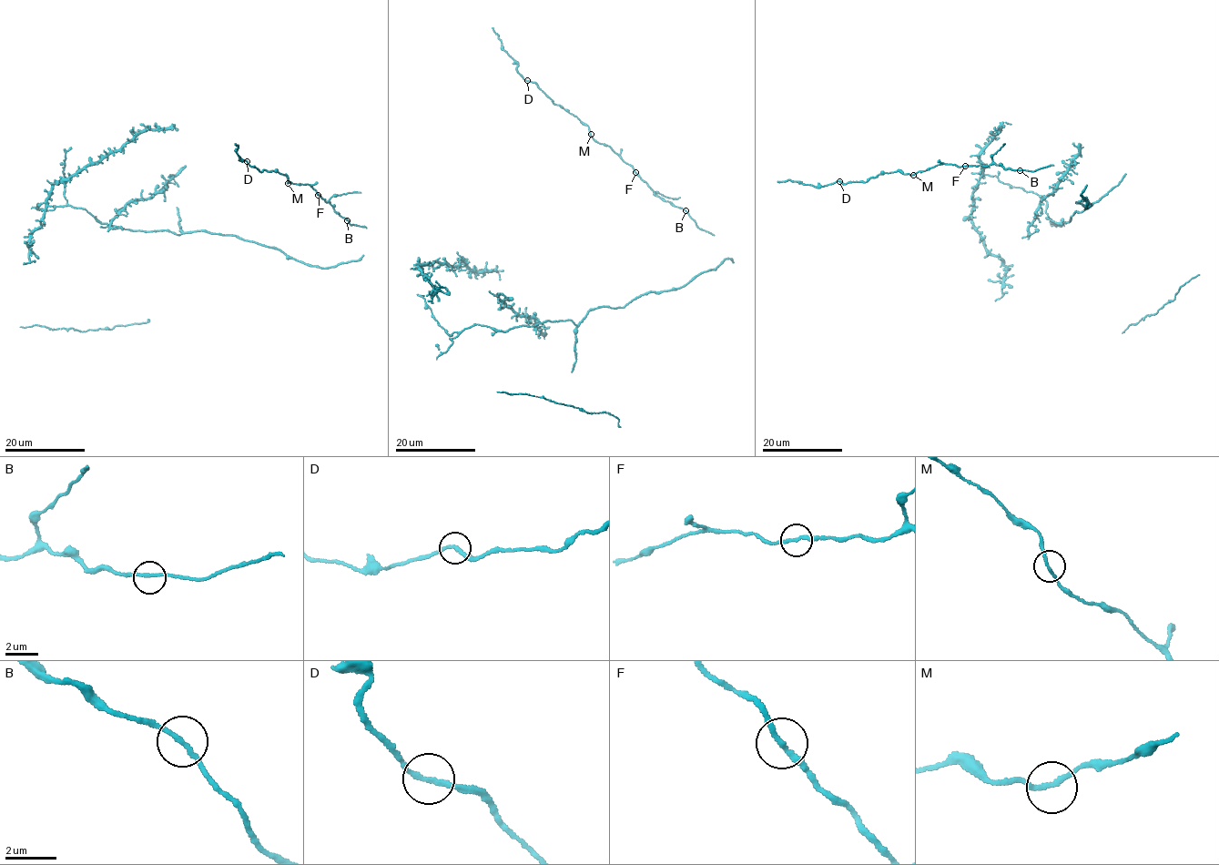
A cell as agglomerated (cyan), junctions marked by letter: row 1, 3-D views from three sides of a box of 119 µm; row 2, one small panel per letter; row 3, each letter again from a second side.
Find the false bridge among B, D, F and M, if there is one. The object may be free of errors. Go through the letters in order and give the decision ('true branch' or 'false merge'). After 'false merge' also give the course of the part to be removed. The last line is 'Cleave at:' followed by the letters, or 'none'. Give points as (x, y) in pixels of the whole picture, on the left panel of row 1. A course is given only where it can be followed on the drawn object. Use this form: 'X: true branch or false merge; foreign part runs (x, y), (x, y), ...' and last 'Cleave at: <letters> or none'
B: true branch
D: true branch
F: true branch
M: true branch
Cleave at: none

